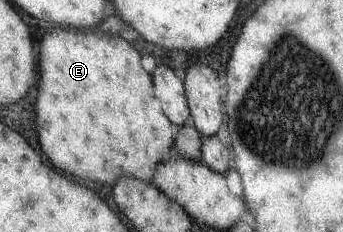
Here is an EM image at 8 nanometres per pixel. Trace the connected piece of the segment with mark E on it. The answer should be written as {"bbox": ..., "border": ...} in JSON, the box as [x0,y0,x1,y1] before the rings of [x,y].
{"bbox":[36,27,177,183],"border":[[[60,27],[44,37],[40,65],[42,79],[40,97],[36,101],[38,133],[41,150],[58,169],[98,183],[112,183],[120,175],[151,183],[159,165],[177,158],[172,145],[177,129],[164,117],[158,99],[154,99],[150,75],[142,69],[140,55],[130,43],[100,28],[74,31]]]}

